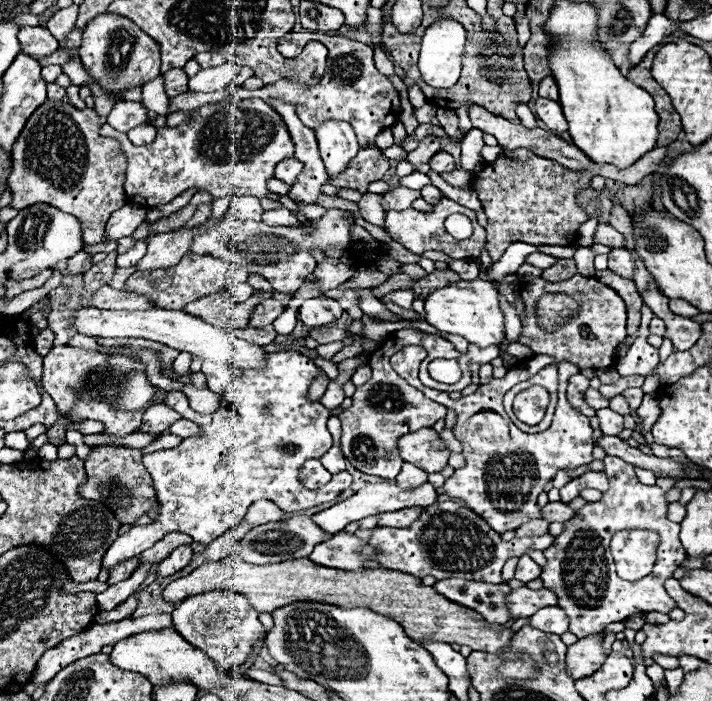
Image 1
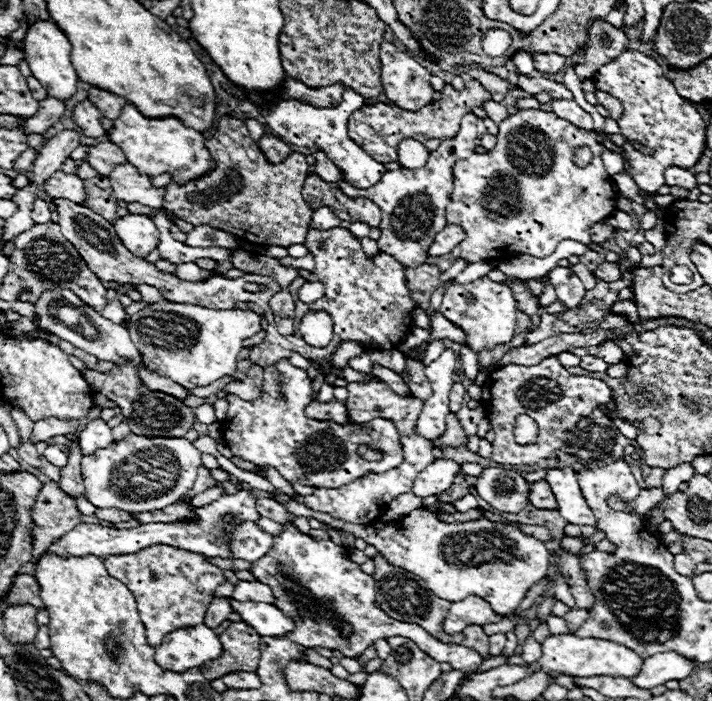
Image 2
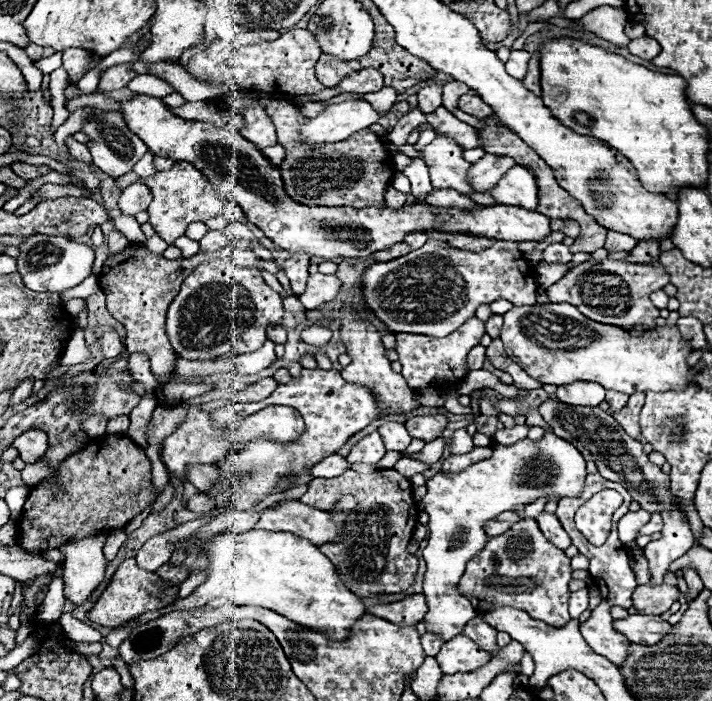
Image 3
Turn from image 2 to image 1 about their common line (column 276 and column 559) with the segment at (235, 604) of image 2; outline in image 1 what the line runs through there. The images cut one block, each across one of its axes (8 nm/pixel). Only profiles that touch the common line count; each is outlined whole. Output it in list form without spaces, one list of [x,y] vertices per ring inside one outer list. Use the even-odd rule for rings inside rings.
[[[558,606],[540,608],[534,616],[530,616],[528,626],[538,628],[538,630],[542,630],[542,632],[554,632],[554,634],[558,634],[558,636],[562,636],[564,632],[568,632],[566,614],[564,614],[562,608],[558,608]]]

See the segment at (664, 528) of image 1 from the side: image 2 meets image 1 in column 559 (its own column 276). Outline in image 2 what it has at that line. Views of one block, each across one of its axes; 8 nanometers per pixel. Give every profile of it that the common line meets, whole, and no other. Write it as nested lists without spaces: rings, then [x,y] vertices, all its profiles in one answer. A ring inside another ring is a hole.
[[[284,524],[282,534],[274,536],[274,546],[270,552],[256,560],[250,570],[256,580],[268,584],[276,596],[276,608],[296,622],[296,628],[286,636],[296,640],[306,648],[324,646],[330,650],[340,650],[348,658],[358,658],[370,644],[380,638],[406,636],[412,638],[420,650],[432,656],[436,662],[448,662],[454,670],[474,670],[482,658],[458,644],[444,644],[432,638],[418,624],[408,624],[390,618],[376,604],[376,580],[364,574],[356,562],[350,560],[348,550],[330,540],[314,540],[302,534],[294,524]]]

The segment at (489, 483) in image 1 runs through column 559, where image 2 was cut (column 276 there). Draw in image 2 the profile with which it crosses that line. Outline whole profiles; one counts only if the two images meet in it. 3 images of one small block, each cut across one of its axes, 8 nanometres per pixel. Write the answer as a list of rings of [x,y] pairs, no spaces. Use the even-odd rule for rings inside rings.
[[[286,358],[278,360],[274,366],[266,366],[264,368],[264,384],[262,384],[262,396],[246,402],[238,396],[226,396],[228,400],[228,416],[222,424],[222,438],[226,442],[226,446],[240,458],[258,464],[258,466],[270,466],[274,468],[284,480],[288,482],[298,482],[304,486],[314,486],[314,488],[340,488],[344,484],[350,484],[352,480],[364,476],[366,472],[386,472],[390,468],[398,468],[404,460],[404,450],[402,450],[402,442],[398,436],[396,426],[392,424],[392,420],[386,418],[376,418],[370,420],[366,424],[336,424],[334,420],[310,420],[304,416],[306,406],[312,400],[312,380],[308,376],[306,370],[292,366]],[[276,374],[284,376],[284,400],[280,400],[280,392],[276,386]],[[360,444],[370,444],[376,446],[382,454],[384,460],[368,461],[360,458],[356,454]]]

